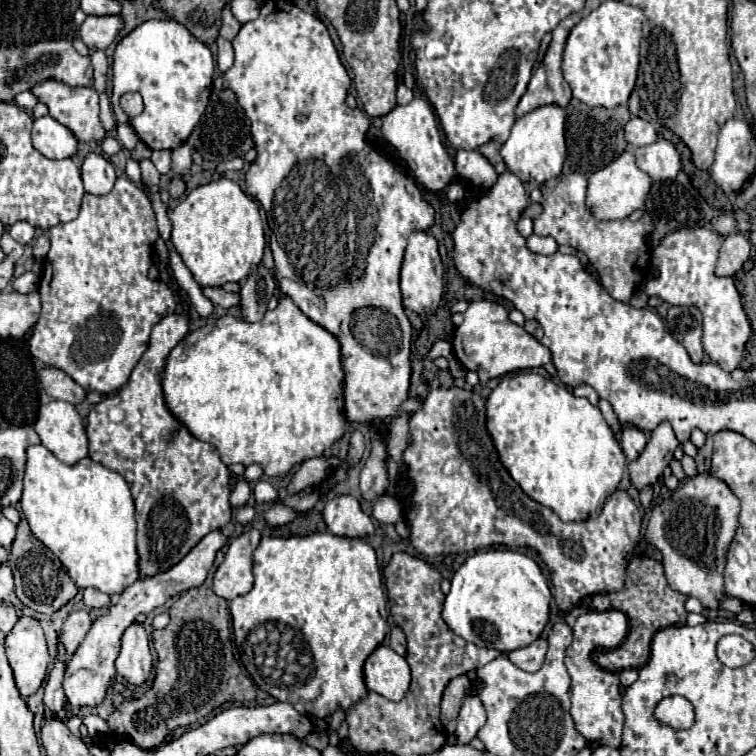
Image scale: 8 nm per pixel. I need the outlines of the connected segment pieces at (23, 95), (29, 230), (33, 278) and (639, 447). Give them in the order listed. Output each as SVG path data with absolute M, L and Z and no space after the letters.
M20 92L14 102L16 102L20 108L24 108L24 110L30 112L30 110L38 104L38 98L36 98L32 92Z
M16 222L16 224L12 224L12 228L8 230L8 234L10 234L16 242L20 242L20 244L28 244L28 242L34 240L36 228L34 228L32 224L28 224L28 222Z
M26 272L12 282L14 290L20 294L27 294L38 289L40 278L33 272Z
M624 428L620 434L620 446L622 446L628 462L636 460L642 454L642 450L646 448L646 444L648 444L648 440L646 440L644 432L638 428Z

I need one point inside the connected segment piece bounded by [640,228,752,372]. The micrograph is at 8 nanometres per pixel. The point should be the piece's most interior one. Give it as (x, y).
(685, 260)

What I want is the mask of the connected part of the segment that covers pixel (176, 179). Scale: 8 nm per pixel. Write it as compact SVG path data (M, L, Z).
M172 176L172 178L168 180L170 198L180 198L180 196L184 194L184 190L186 190L186 184L184 184L184 180L182 180L180 176Z

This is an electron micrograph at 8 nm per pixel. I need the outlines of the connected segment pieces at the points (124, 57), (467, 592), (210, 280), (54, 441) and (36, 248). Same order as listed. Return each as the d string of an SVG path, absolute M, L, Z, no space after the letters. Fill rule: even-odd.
M146 20L140 26L136 26L130 34L126 34L114 50L112 56L112 108L118 124L128 124L136 130L138 138L150 148L150 150L174 150L180 144L188 140L194 126L198 124L200 116L206 110L210 92L212 92L212 74L214 74L214 60L200 40L192 38L188 34L186 26L178 24L176 20ZM126 92L140 92L144 98L144 112L140 116L128 118L120 108L120 96Z
M482 550L466 558L466 562L456 570L452 578L452 588L444 602L442 618L444 622L464 640L474 642L476 646L494 648L500 652L512 652L532 644L544 626L548 624L548 606L552 594L540 566L526 554L514 550Z
M220 178L194 188L178 206L168 206L168 218L172 222L170 242L200 286L244 282L262 260L266 240L258 206L234 180Z
M52 400L38 412L36 432L42 444L64 464L78 464L88 456L88 436L76 406L64 400Z
M40 234L34 242L32 242L32 252L34 252L34 258L36 260L44 260L46 254L50 250L50 240L46 234Z

